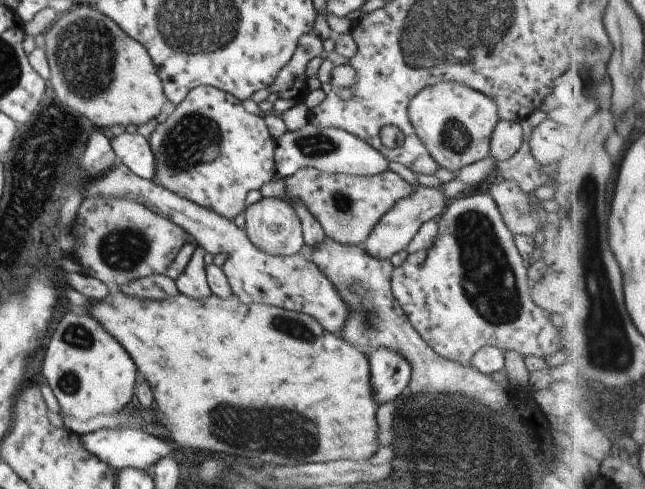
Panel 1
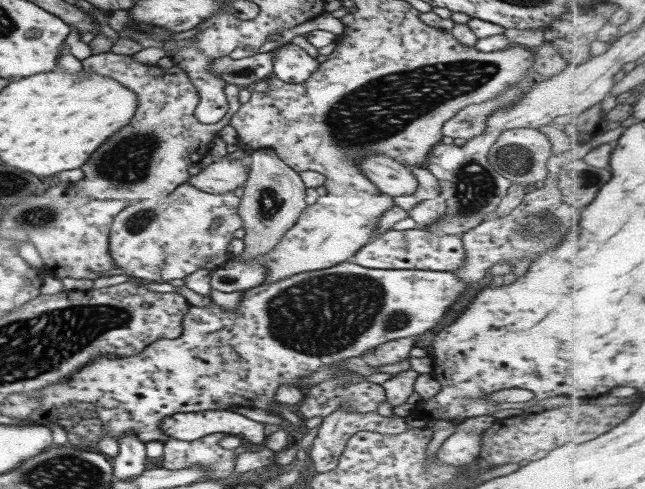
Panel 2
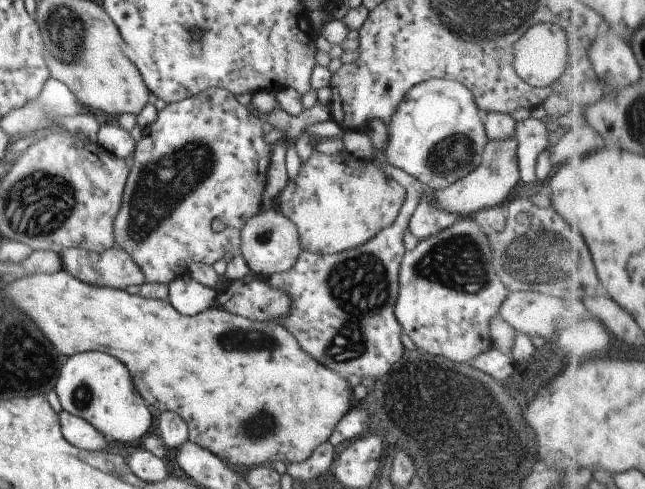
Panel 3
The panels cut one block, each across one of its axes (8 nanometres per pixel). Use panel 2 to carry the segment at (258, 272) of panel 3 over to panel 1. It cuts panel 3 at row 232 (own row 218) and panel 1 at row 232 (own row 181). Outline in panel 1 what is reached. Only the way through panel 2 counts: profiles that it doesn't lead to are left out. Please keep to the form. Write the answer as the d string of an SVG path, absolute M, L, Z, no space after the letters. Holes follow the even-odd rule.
M261 197L259 202L255 202L246 208L244 231L249 242L265 254L285 256L301 252L303 249L303 232L299 218L287 201L277 197Z

